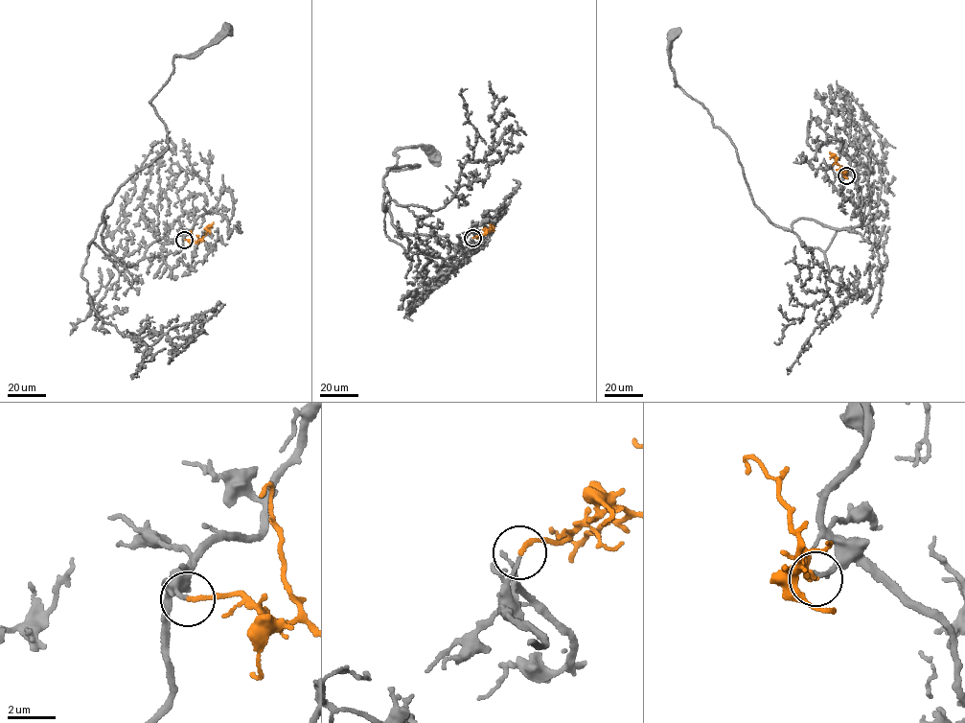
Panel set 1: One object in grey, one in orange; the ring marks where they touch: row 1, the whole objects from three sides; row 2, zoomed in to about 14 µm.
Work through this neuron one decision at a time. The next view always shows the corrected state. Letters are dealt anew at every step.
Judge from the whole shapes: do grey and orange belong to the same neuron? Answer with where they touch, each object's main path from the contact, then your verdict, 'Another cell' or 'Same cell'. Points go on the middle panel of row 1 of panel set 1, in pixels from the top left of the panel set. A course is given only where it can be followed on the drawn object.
Place: (472, 238). Course of grey: (472, 238), (444, 259), (392, 222), (383, 177), (419, 165), (387, 169), (394, 152), (420, 146), (434, 158). Course of orange: (472, 238), (483, 235), (493, 225). Same cell

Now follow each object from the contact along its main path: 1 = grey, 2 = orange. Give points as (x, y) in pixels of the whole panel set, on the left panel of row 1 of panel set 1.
1: (184, 240), (177, 253), (123, 264), (103, 241), (103, 215), (166, 149), (150, 101), (174, 58), (227, 28)
2: (184, 240), (200, 241), (213, 221)

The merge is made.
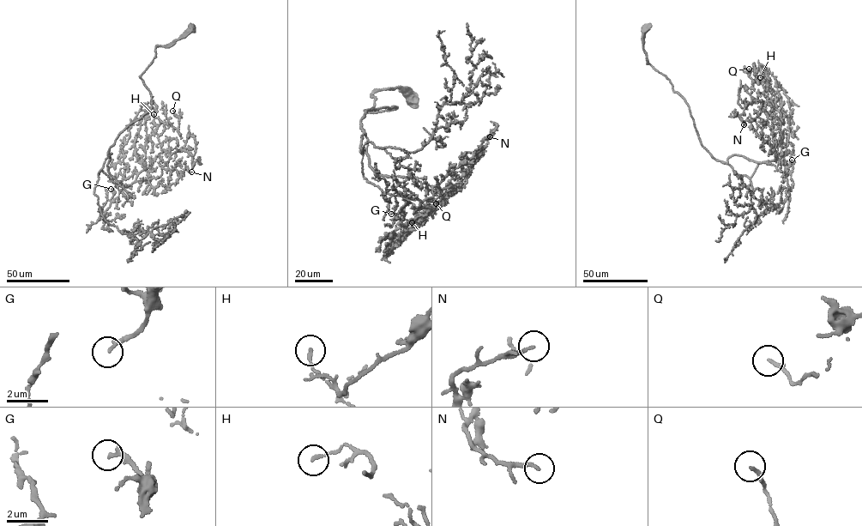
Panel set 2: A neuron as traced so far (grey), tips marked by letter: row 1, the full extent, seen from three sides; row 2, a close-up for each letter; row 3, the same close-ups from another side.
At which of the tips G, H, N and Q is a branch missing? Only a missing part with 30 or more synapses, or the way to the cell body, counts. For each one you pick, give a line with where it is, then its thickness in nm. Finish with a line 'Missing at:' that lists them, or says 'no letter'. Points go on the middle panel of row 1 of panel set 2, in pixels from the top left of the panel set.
Missing at: no letter

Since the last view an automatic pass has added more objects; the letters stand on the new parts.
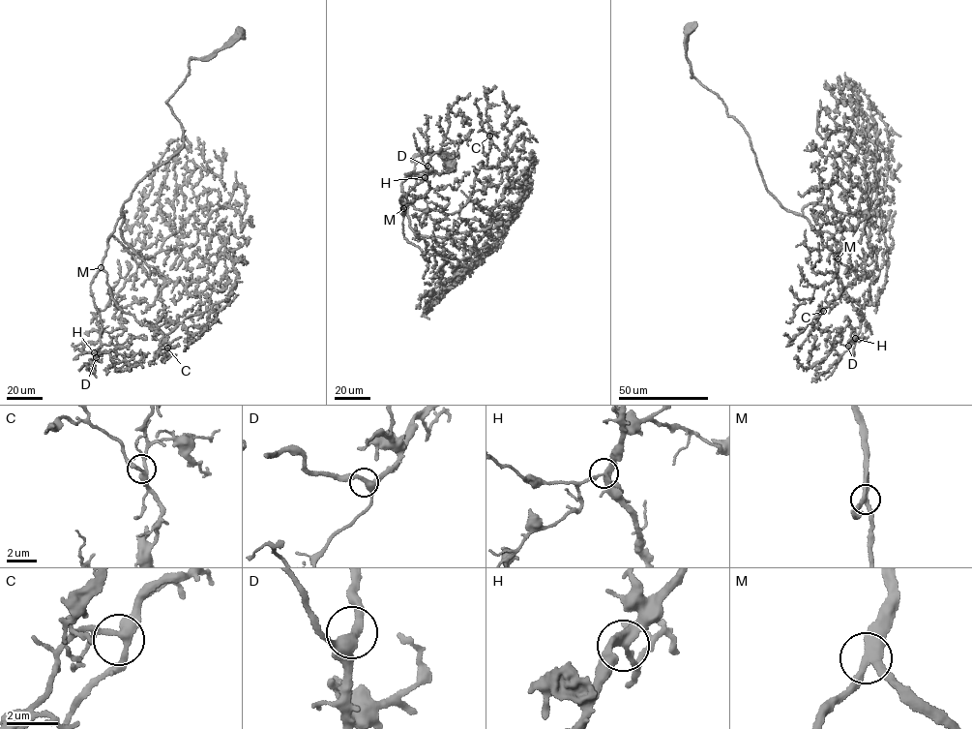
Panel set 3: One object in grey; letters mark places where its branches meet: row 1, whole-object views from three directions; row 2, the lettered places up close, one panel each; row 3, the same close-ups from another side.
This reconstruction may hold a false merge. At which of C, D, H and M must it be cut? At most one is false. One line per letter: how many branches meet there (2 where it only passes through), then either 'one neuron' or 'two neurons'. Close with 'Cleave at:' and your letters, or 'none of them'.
C: branches 3; one neuron
D: branches 3; one neuron
H: branches 3; one neuron
M: branches 3; one neuron
Cleave at: none of them

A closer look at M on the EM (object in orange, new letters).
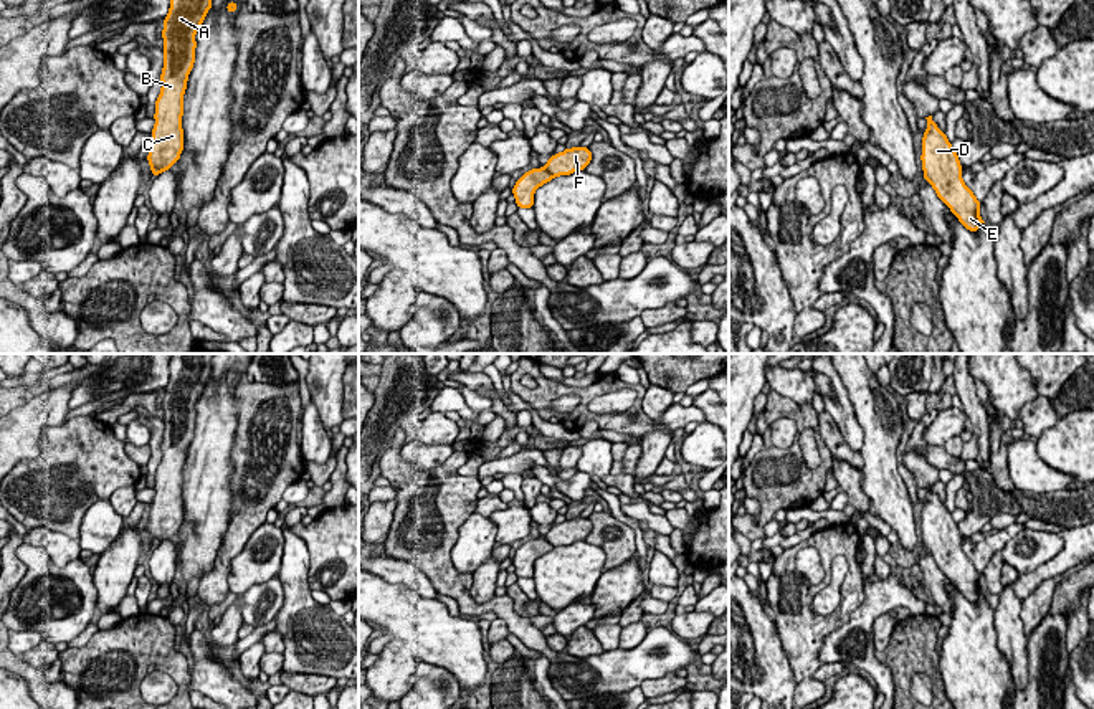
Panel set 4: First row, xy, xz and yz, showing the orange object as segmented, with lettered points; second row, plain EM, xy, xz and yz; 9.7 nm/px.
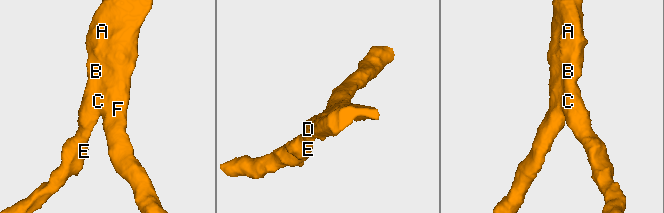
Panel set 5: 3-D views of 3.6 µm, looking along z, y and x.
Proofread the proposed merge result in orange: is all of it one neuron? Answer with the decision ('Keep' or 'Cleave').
Keep

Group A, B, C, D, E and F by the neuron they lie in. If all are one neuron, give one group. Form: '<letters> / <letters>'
A B C D E F

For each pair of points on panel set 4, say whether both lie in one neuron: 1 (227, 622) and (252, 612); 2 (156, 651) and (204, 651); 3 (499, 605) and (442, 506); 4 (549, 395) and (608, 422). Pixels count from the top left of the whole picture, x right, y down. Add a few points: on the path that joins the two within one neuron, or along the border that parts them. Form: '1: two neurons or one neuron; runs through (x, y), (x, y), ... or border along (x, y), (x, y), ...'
1: two neurons; border along (238, 595), (238, 610), (243, 622)
2: two neurons; border along (190, 670), (187, 691)
3: one neuron; runs through (468, 602), (443, 574), (443, 537)
4: one neuron; runs through (567, 390), (584, 397), (590, 415)

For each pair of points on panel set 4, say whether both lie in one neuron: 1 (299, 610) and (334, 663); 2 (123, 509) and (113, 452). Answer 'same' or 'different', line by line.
1: same
2: different

